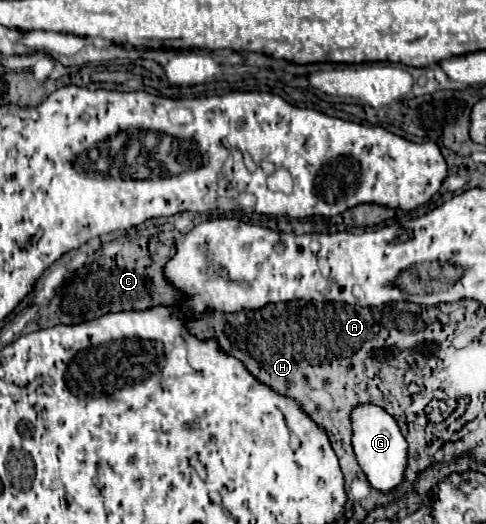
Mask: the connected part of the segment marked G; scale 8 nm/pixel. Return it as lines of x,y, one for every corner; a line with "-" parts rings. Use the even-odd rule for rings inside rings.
358,405
352,411
352,427
354,427
354,453
358,457
358,463
368,477
370,485
380,491
388,493
388,475
404,475
408,467
408,443
404,435
400,433
396,421
376,405

